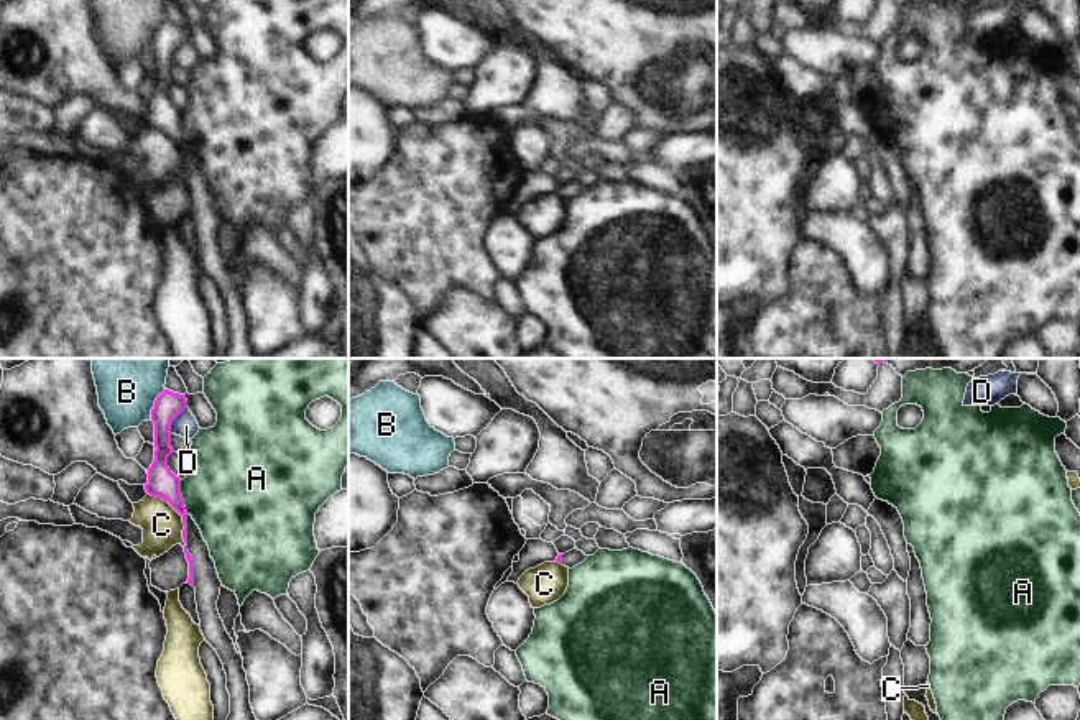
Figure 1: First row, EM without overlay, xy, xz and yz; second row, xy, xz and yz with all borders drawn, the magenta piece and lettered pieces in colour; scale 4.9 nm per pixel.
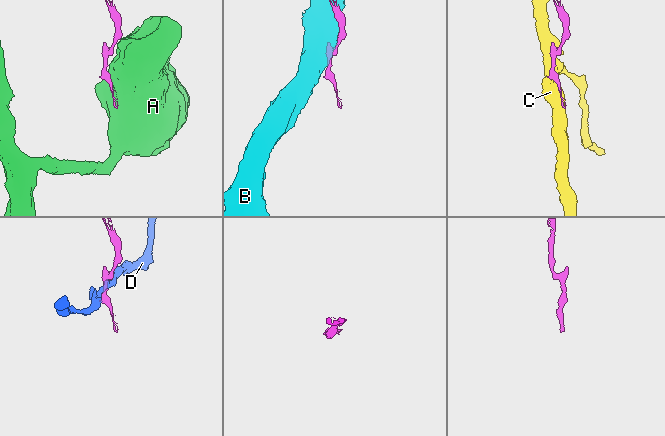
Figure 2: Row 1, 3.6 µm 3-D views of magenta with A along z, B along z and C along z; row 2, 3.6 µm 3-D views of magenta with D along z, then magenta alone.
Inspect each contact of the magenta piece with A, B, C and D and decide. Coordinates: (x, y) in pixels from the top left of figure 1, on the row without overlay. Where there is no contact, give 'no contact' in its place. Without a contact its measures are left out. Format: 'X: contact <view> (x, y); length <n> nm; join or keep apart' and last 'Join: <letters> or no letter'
A: contact xy (181, 129); length 170 nm; keep apart
B: contact xy (155, 36); length 180 nm; keep apart
C: contact xy (180, 145); length 320 nm; keep apart
D: contact xy (175, 50); length 160 nm; keep apart
Join: no letter

